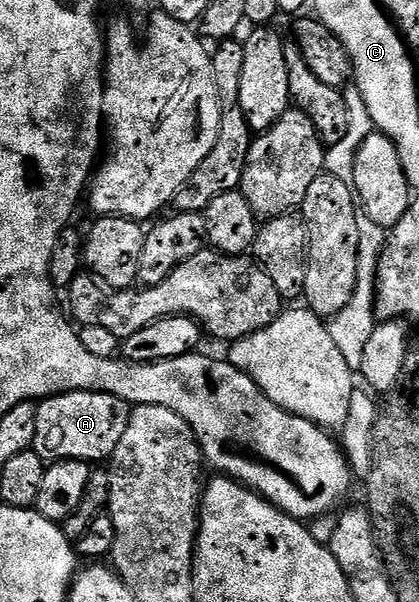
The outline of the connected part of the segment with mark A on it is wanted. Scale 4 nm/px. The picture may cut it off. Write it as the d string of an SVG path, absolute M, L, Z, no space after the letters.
M73 391L72 393L58 393L55 397L44 397L38 402L38 406L37 431L33 448L35 453L41 455L41 459L48 463L57 461L106 462L121 443L121 435L125 435L125 427L129 427L132 410L132 406L126 401L117 399L113 395L89 391Z

